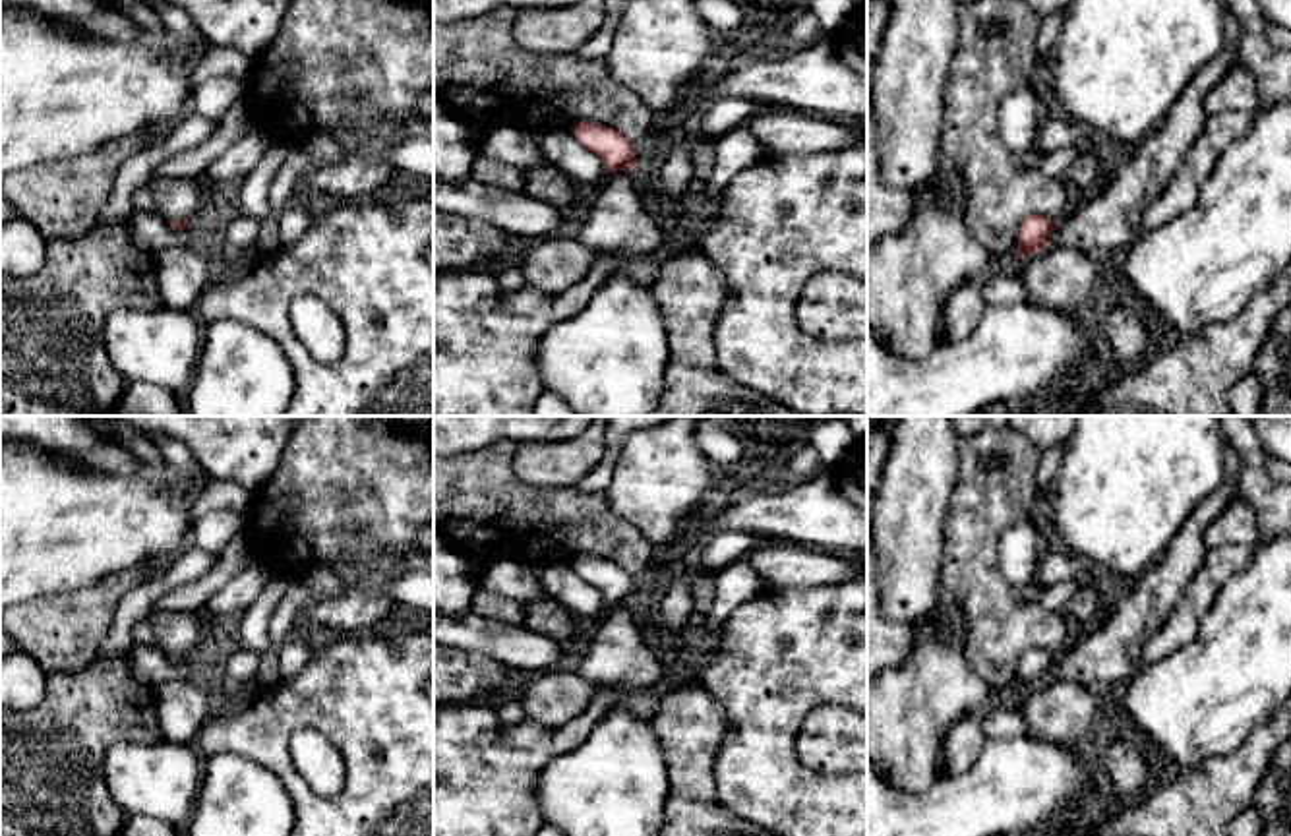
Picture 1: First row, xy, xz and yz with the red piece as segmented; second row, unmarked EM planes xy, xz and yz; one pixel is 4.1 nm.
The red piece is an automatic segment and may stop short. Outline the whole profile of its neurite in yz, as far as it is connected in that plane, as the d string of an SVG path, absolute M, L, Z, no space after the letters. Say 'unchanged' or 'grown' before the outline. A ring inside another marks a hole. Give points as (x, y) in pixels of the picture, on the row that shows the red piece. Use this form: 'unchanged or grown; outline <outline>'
unchanged; outline M1030 215L1022 221L1016 232L1016 259L1024 259L1041 252L1047 246L1047 238L1055 230L1057 223L1045 215Z

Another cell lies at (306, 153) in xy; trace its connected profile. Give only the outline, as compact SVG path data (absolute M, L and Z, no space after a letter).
M325 130L290 137L286 149L286 159L269 188L271 217L277 217L296 195L296 188L306 174L337 164L348 155L346 147Z

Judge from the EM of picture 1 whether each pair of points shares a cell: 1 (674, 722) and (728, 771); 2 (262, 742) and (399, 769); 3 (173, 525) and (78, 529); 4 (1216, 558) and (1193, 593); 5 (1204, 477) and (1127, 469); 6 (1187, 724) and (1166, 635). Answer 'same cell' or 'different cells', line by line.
1: different cells
2: same cell
3: same cell
4: same cell
5: same cell
6: different cells

